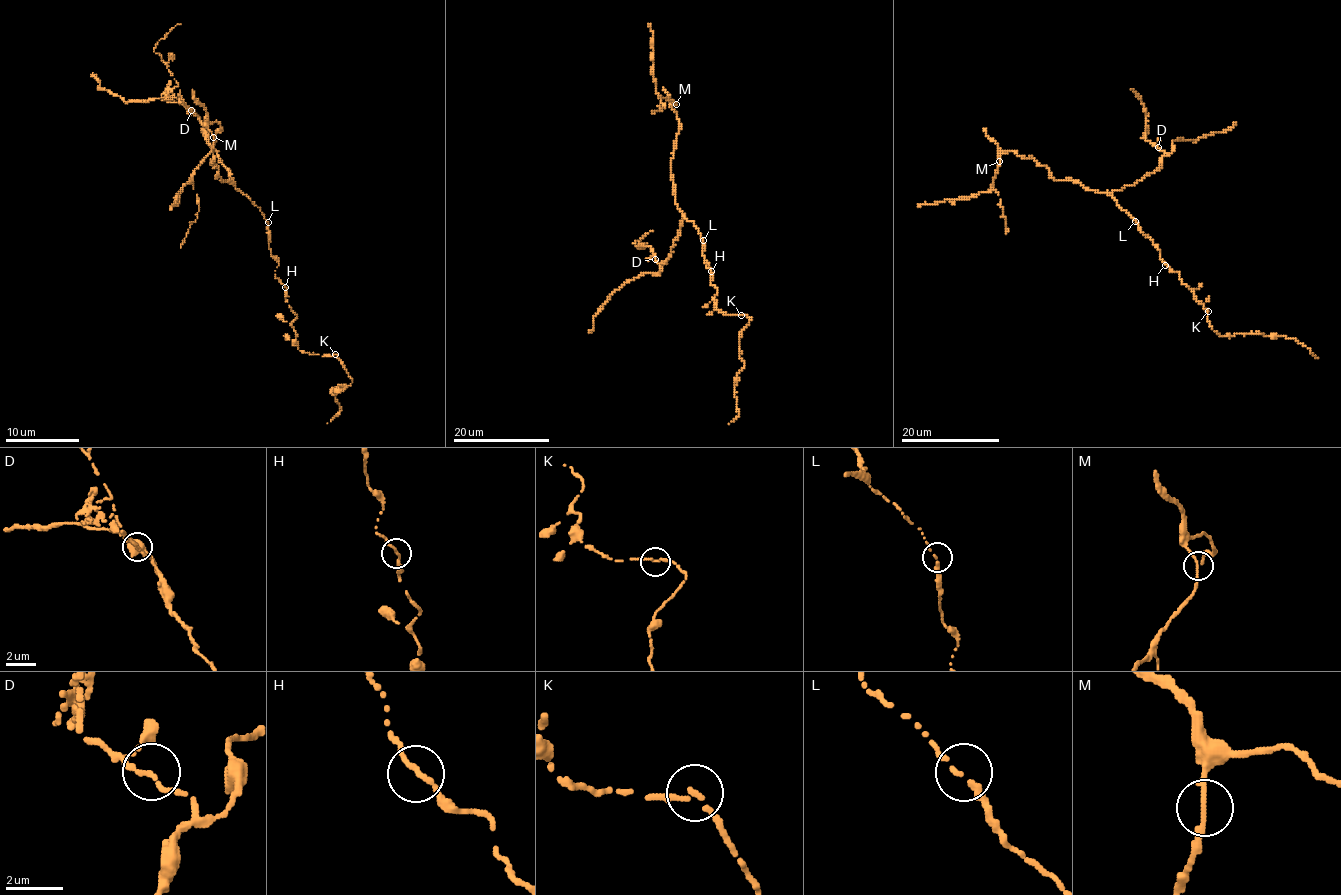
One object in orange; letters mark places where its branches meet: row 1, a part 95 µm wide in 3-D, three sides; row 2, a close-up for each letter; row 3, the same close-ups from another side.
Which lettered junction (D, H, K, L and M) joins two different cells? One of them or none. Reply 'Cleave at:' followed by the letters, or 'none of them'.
Cleave at: none of them

